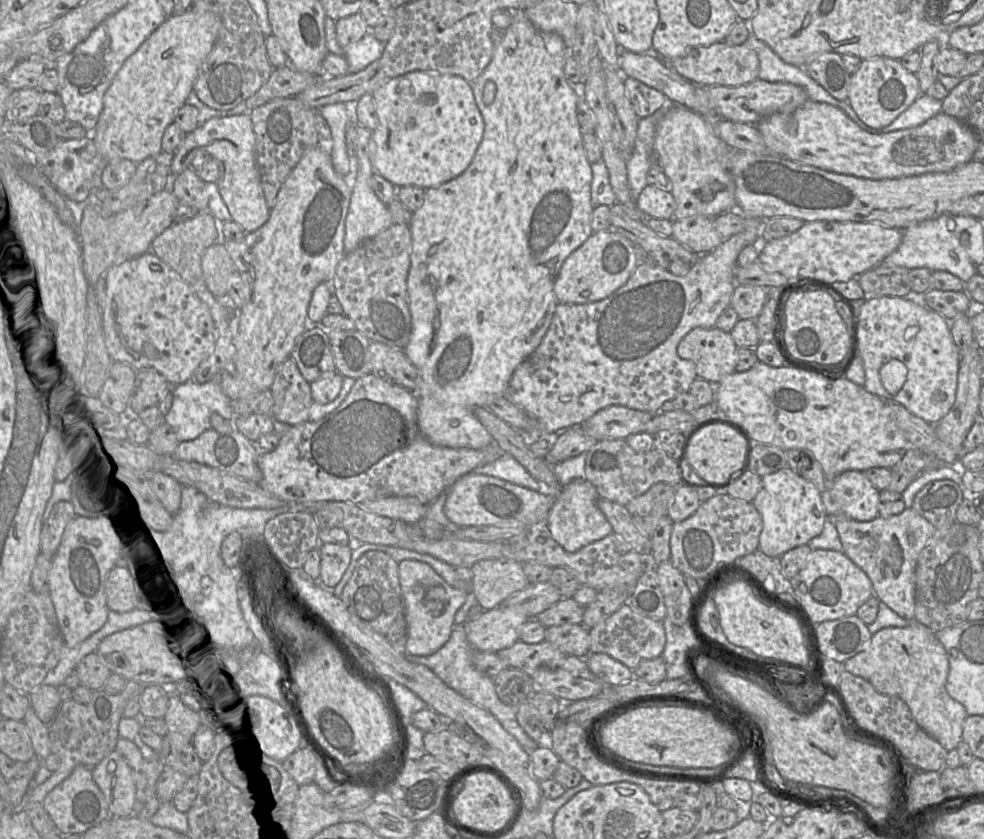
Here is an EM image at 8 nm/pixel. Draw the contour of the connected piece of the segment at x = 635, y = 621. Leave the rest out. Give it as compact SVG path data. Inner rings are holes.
M624 603L616 612L589 629L590 653L605 653L634 670L642 660L662 656L666 636L662 620L653 620Z

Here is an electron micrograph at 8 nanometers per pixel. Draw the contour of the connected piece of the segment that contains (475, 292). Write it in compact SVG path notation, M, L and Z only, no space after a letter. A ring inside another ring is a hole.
M513 11L513 20L506 29L504 39L495 45L490 63L471 83L475 103L484 120L483 137L474 158L468 168L457 177L426 189L423 204L412 213L409 224L412 243L407 278L412 332L404 353L420 373L419 387L410 390L418 399L418 426L423 436L434 445L479 450L493 443L493 437L477 419L474 409L479 406L487 407L494 399L506 396L514 371L538 347L551 324L559 303L554 285L563 262L593 233L592 168L585 154L583 131L576 113L578 101L582 97L578 88L571 85L565 77L564 65L568 56L571 56L571 50L567 49L561 36L538 30L524 11ZM487 81L493 81L498 90L496 102L490 106L484 105L482 101L483 88Z

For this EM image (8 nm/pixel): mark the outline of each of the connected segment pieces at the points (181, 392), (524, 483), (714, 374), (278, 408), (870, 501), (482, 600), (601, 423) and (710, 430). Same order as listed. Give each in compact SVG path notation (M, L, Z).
M215 376L208 382L198 383L193 379L172 387L173 400L169 412L164 416L164 423L175 431L180 442L197 438L204 431L212 428L210 417L217 413L226 419L234 420L230 399L221 388L221 376Z
M503 454L497 460L475 468L471 473L499 478L537 492L543 490L543 485L509 454Z
M698 327L680 341L677 353L680 358L695 363L699 378L719 383L727 375L736 372L737 348L730 333L717 327Z
M287 358L278 367L270 388L274 399L272 417L291 426L310 421L310 407L314 402L310 386L295 360Z
M849 470L838 475L821 493L828 517L845 515L856 521L871 521L879 516L880 490L872 485L864 472Z
M489 559L476 562L471 568L473 595L484 610L499 606L530 582L523 572L523 563Z
M611 405L609 407L599 410L588 420L581 423L581 425L576 426L581 426L586 434L595 438L598 441L605 439L626 439L632 434L646 432L647 424L653 419L653 417L654 414L648 412L631 409L623 405Z
M715 424L703 428L692 438L686 461L705 482L723 483L741 468L745 447L745 440L738 432L728 426Z

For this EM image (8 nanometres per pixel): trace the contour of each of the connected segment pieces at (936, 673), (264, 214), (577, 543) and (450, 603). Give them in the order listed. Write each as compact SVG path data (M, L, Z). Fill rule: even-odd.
M911 621L907 627L886 627L874 633L865 648L846 660L844 669L870 682L881 694L902 699L919 725L947 752L962 741L967 712L946 690L949 660L936 632Z
M249 113L229 117L214 117L200 124L185 139L174 154L171 178L180 175L190 167L198 151L207 152L219 164L220 178L217 181L219 193L226 204L232 220L246 233L254 232L269 219L268 208L256 162L256 138Z
M585 478L575 479L557 492L545 525L552 538L567 552L576 552L612 533L611 524L597 506L598 498L595 487Z
M403 560L398 564L400 589L407 624L406 652L428 656L437 652L450 638L456 612L468 593L447 584L428 564Z

